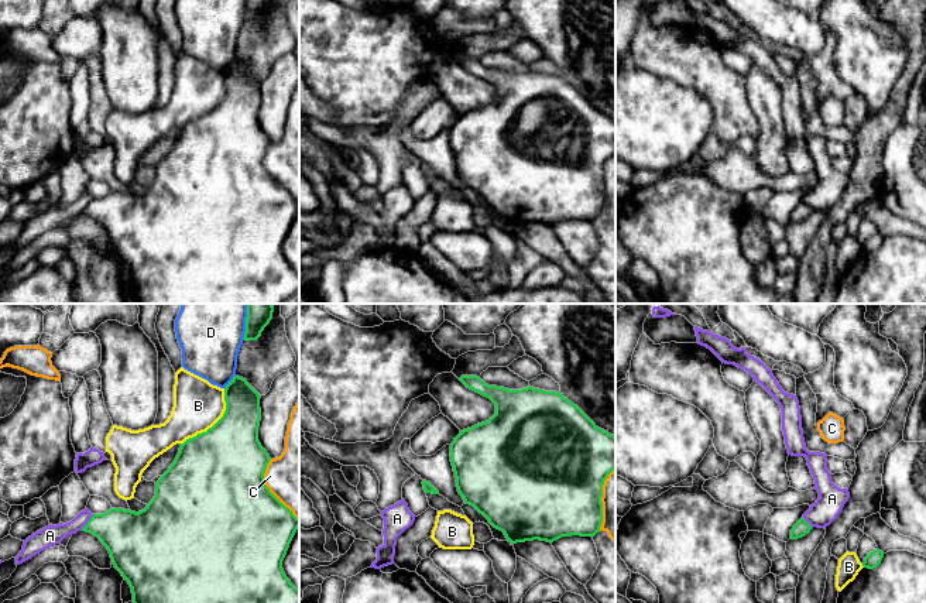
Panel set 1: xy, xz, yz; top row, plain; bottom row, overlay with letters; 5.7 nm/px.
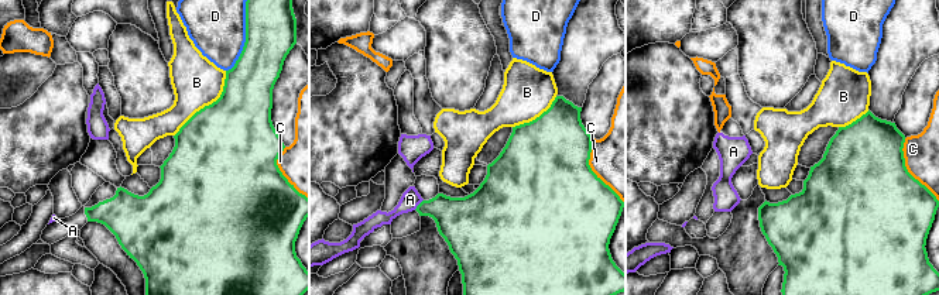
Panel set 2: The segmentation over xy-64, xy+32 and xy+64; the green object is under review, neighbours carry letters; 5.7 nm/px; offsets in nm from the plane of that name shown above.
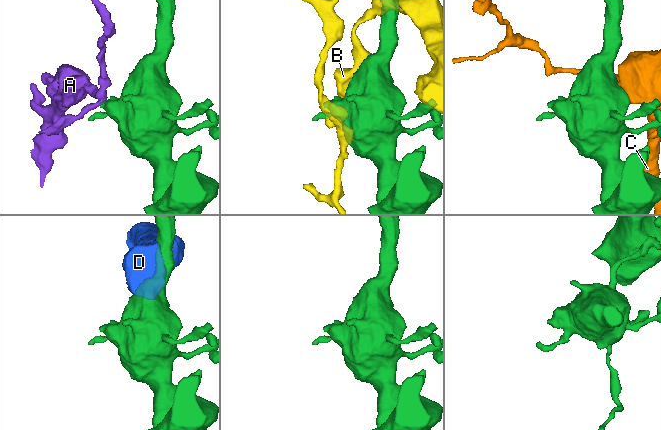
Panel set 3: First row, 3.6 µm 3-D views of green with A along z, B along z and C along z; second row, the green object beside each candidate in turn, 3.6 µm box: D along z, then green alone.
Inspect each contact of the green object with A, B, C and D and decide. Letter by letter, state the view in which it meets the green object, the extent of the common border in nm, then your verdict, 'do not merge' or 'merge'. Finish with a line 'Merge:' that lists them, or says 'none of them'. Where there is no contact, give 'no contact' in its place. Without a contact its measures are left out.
A: xy | 120 nm | do not merge
B: xy | 420 nm | do not merge
C: xy | 380 nm | do not merge
D: xy | 140 nm | do not merge
Merge: none of them

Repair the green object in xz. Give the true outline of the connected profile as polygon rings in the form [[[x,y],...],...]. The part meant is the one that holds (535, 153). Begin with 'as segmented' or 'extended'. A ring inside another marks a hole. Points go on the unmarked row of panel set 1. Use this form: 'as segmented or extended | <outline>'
as segmented | [[[477,59],[459,62],[467,72],[490,82],[495,97],[486,106],[460,114],[450,127],[450,145],[456,171],[466,188],[504,216],[511,227],[553,226],[562,220],[594,220],[603,206],[603,168],[615,154],[615,120],[599,112],[577,89],[556,75],[534,71],[508,73],[488,69]]]

